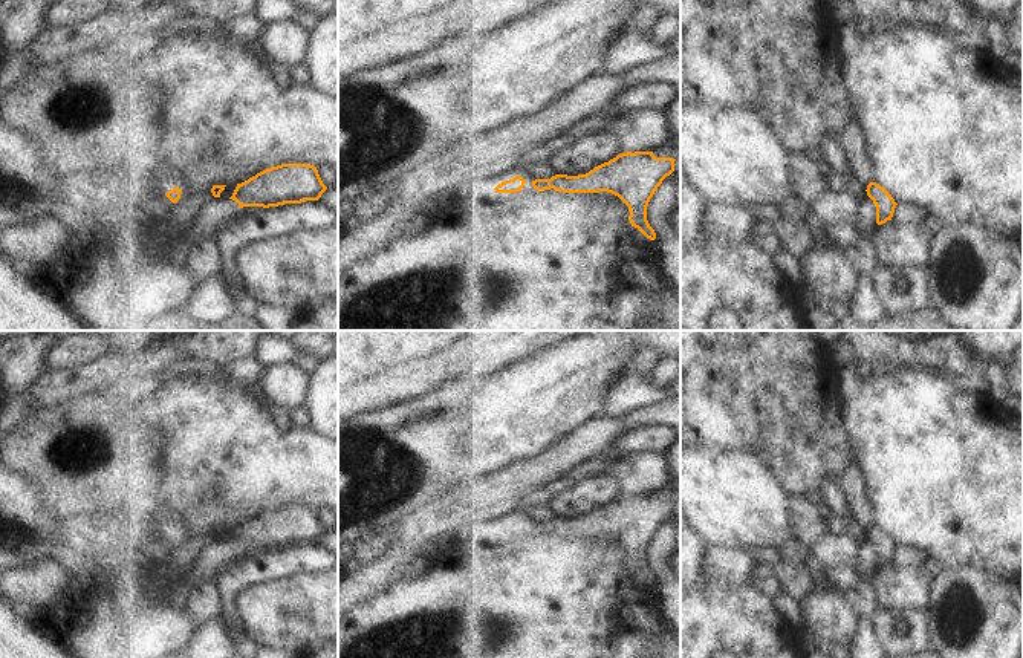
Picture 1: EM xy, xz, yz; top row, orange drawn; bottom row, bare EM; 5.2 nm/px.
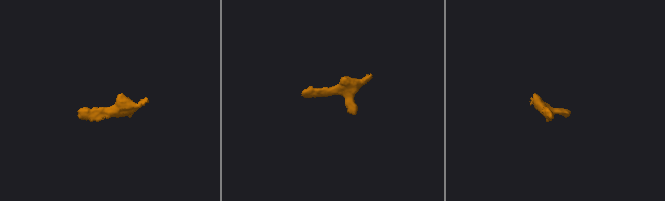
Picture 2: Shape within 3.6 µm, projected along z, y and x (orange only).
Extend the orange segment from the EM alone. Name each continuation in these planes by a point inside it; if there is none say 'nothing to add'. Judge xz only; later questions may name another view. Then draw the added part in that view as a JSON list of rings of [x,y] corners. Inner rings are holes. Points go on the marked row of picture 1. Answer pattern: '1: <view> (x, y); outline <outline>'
nothing to add

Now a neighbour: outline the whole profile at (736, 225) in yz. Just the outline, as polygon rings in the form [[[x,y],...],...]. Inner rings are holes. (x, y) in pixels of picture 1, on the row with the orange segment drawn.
[[[708,204],[705,211],[705,237],[714,237],[722,243],[742,245],[751,240],[757,219],[746,207],[728,207]]]

